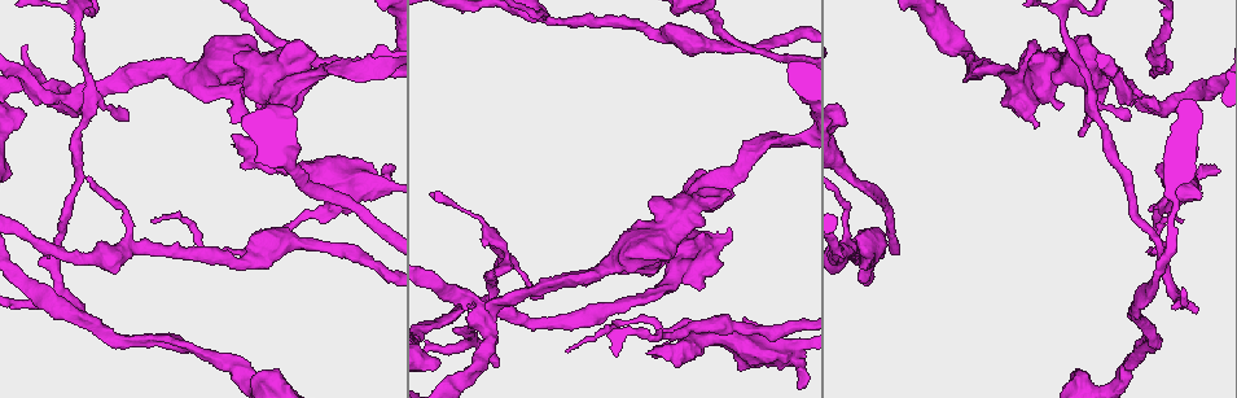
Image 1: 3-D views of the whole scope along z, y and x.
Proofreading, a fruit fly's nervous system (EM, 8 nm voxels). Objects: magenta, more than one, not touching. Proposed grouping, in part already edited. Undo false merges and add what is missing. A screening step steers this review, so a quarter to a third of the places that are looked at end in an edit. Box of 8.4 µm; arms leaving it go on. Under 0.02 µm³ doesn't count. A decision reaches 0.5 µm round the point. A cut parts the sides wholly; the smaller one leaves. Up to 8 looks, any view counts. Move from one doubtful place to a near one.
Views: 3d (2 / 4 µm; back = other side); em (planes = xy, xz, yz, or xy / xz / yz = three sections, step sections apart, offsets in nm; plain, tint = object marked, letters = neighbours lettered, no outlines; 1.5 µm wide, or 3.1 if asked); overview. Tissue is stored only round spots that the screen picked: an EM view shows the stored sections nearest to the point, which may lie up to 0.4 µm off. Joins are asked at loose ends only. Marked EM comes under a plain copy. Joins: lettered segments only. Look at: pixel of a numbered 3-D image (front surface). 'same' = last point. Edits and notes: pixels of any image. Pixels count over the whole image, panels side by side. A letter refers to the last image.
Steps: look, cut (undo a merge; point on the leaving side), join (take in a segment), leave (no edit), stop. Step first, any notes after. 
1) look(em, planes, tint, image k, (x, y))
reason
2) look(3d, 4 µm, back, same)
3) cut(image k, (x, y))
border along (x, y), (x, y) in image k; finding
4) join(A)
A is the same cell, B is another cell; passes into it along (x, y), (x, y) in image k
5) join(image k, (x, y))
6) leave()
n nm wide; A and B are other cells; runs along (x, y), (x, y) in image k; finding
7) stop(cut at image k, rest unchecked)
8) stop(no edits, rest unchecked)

look(3d, 2 µm, back, image 1, (1197, 311))
branch stops here

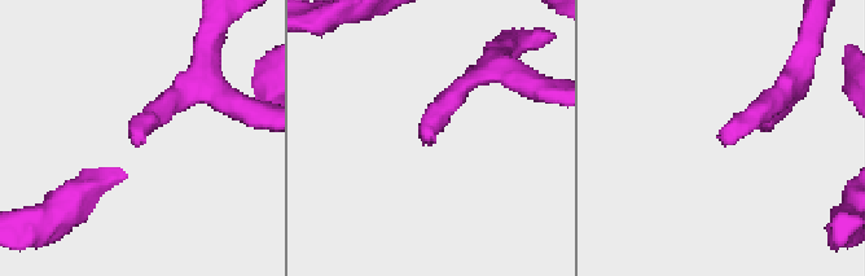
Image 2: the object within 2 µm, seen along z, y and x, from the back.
look(em, planes, letters, image 2, (431, 141))
now the EM

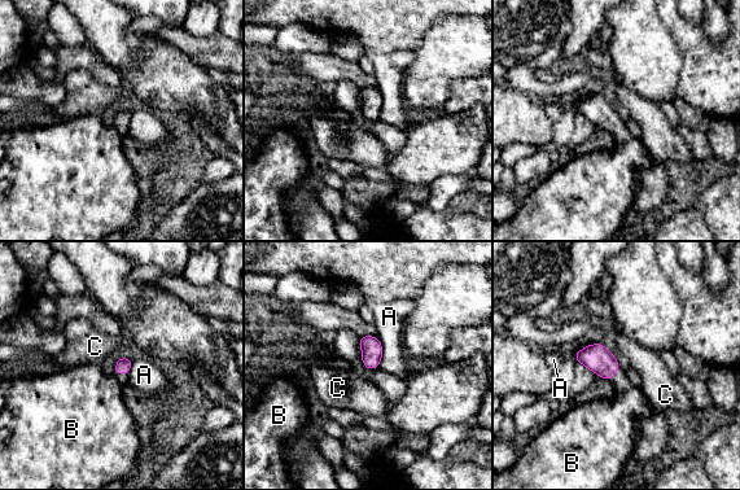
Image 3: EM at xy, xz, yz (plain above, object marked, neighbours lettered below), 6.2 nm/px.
join(B)
B is the same cell, A and C are other cells; it goes on there

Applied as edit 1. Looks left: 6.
look(3d, 2 µm, back, image 1, (852, 176))
thick turns thin

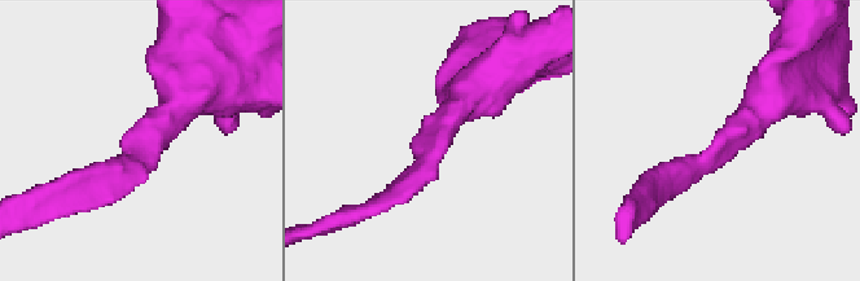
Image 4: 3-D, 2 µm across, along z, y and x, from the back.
look(em, planes, letters, image 4, (143, 135))
shape alone is not enough

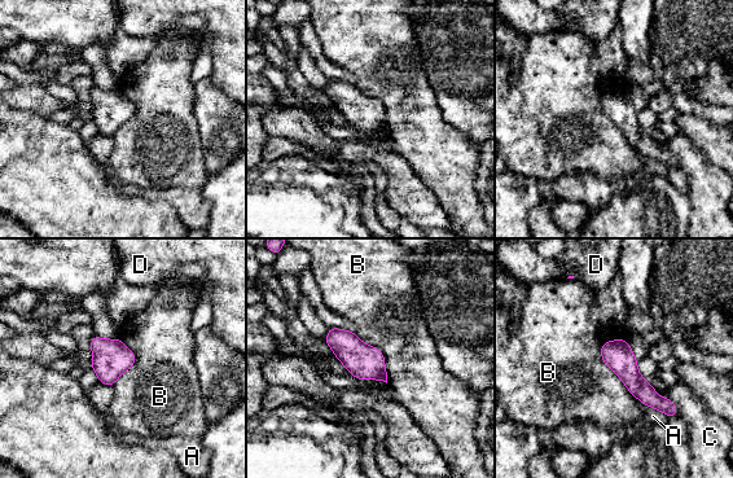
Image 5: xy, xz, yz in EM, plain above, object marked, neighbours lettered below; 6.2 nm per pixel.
leave()
A, B, C and D are other cells; runs along (604, 349), (654, 400), (674, 412) in image 5; continuous, no second cell

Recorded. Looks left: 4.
look(3d, 4 µm, image 1, (125, 238))
three-way junction

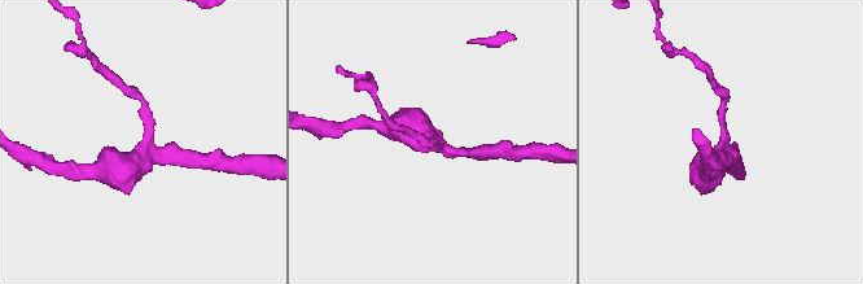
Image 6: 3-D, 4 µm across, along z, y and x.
look(em, planes, letters, image 6, (722, 140))
3 arms; now the EM

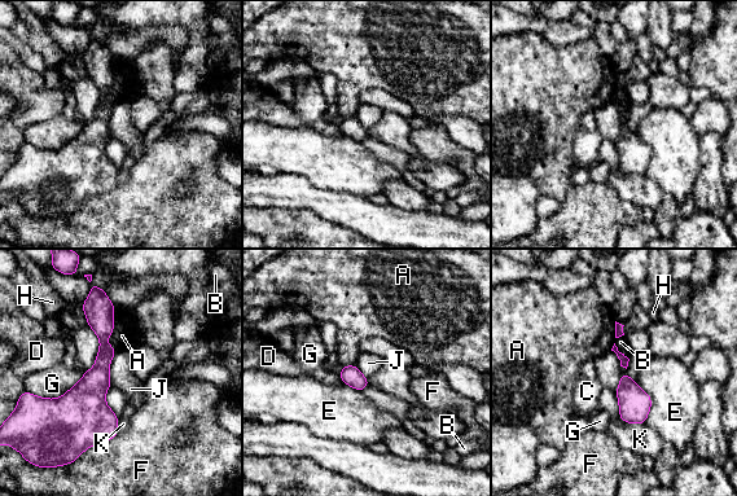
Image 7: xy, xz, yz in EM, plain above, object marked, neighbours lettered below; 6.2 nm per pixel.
leave()
G touches over 380 nm; A, B, C, D, E, F, G, H, J and K are other cells; border along (115, 308), (108, 343), (117, 350) in image 7; one cell here

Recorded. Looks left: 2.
stop(join at image 3, rest unchecked)

